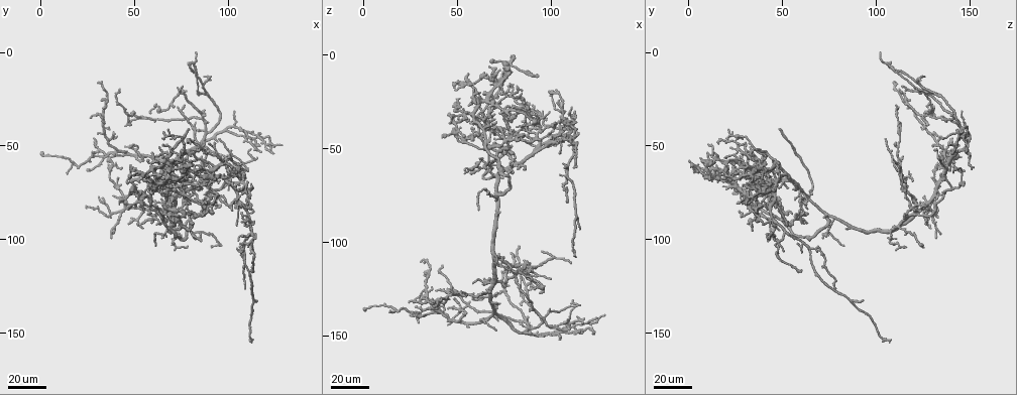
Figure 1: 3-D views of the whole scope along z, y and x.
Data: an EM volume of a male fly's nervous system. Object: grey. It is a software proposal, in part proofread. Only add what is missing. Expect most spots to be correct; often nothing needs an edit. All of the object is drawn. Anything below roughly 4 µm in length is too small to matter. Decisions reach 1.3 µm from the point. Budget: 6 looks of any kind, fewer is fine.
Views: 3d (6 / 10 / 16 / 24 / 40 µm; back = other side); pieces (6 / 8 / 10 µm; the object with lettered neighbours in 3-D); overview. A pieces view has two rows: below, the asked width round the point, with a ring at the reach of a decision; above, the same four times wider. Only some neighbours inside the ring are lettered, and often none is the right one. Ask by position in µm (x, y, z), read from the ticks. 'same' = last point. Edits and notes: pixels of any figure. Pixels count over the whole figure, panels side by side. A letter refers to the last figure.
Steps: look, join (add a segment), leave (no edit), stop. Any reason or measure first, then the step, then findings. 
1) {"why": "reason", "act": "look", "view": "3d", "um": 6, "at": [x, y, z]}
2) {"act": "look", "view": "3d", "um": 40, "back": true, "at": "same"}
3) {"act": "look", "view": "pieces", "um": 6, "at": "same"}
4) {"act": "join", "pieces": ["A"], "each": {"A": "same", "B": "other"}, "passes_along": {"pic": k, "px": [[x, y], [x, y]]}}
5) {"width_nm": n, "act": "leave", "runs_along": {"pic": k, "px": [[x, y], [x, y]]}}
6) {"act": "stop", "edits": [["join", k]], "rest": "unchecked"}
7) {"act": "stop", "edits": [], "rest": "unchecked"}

{"act": "look", "view": "3d", "um": 40, "at": [112, 53, 132]}

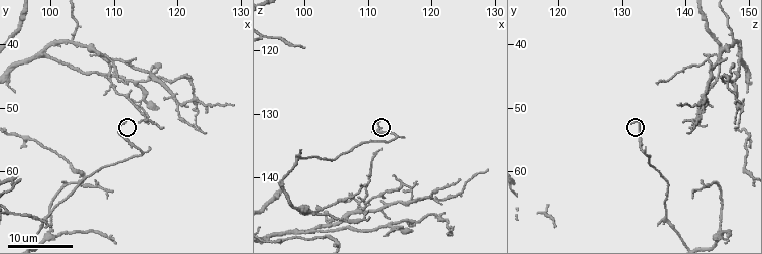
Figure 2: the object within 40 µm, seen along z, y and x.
{"act": "look", "view": "pieces", "um": 10, "at": [112.0, 52.0, 131.0]}

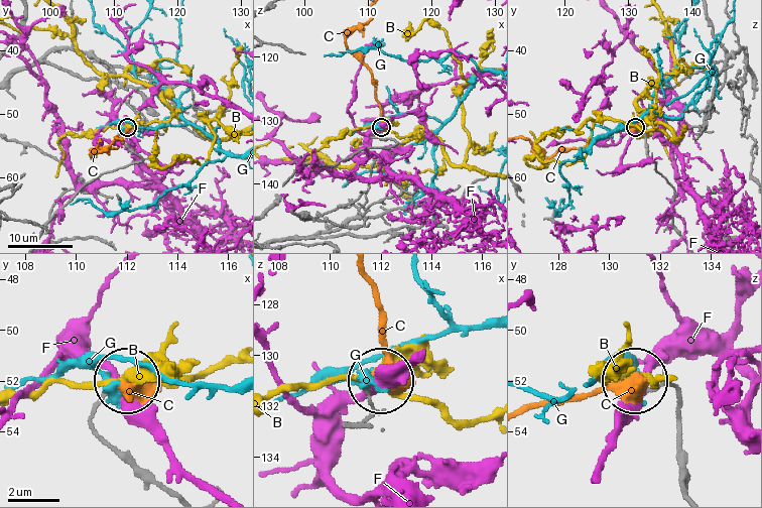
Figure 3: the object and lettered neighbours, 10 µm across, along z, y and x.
{"act": "leave", "each": {"B": "other", "C": "other", "F": "other", "G": "other"}, "runs_along": {"pic": 3, "px": [[162, 490], [93, 425], [97, 399], [121, 386]]}, "found": "none of them fits"}

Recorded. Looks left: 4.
{"why": "long arm stops here", "act": "look", "view": "3d", "um": 40, "at": [79, 41, 48]}

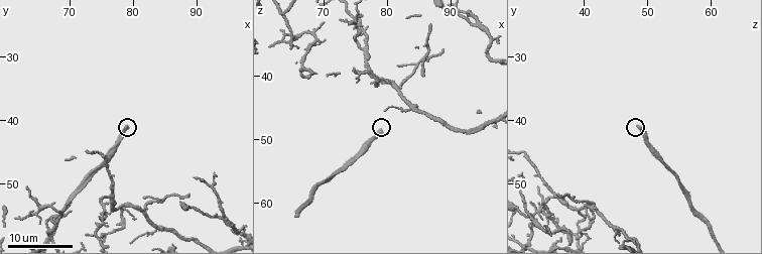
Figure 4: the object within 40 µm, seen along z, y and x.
{"act": "look", "view": "pieces", "um": 8, "at": [79.0, 41.0, 48.5]}

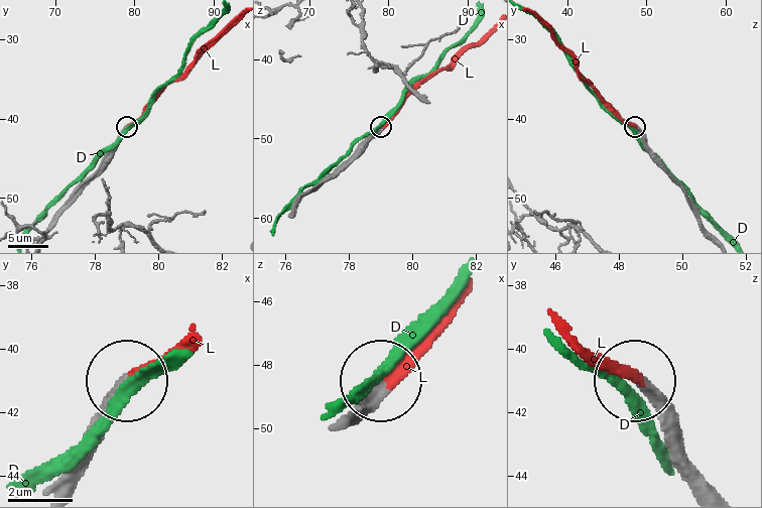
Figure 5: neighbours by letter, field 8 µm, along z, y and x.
{"width_nm": 290, "act": "join", "pieces": ["L"], "each": {"D": "other", "L": "same"}, "passes_along": {"pic": 5, "px": [[648, 148], [643, 134], [582, 76], [574, 57], [540, 21]]}, "found": "the neuron continues"}

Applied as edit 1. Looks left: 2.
{"act": "stop", "edits": [["join", 5]], "rest": "unchecked"}

